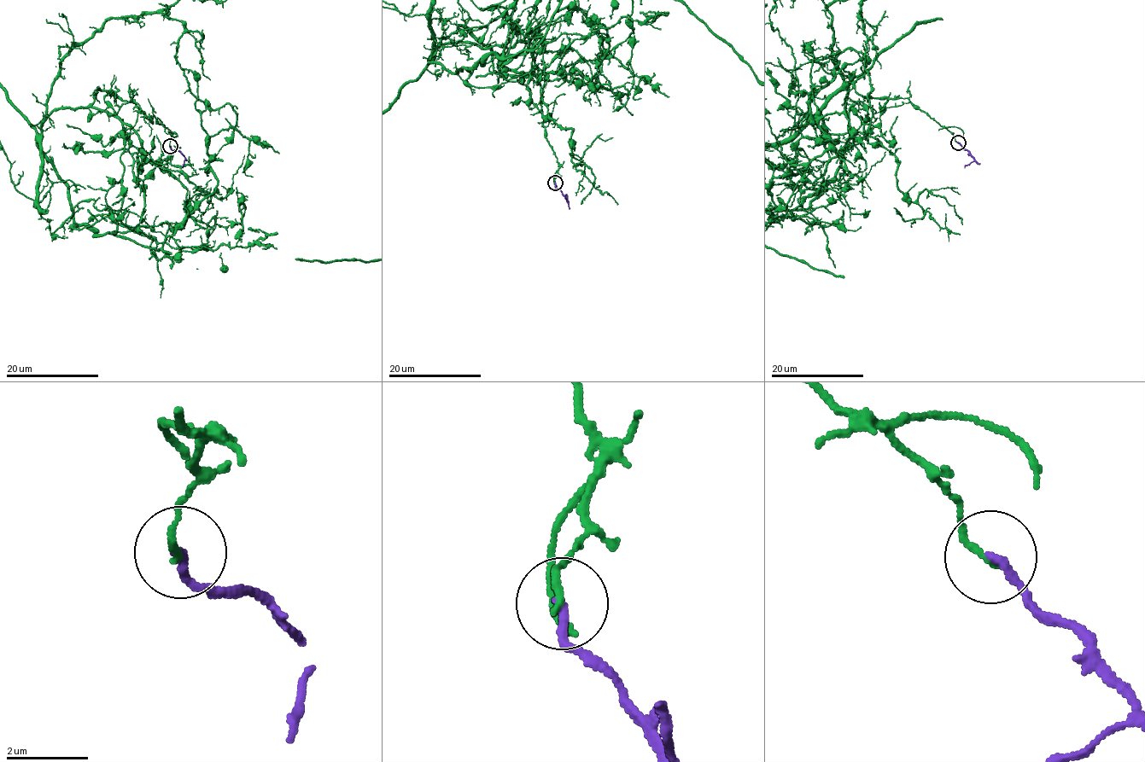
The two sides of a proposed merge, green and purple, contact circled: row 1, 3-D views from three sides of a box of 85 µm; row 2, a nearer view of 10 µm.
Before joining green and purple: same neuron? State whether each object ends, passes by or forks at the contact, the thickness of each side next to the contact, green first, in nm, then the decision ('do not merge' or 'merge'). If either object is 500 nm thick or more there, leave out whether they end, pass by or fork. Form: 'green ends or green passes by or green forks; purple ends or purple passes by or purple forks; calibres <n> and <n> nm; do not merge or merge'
green ends; purple ends; calibres 160 and 200 nm; do not merge

